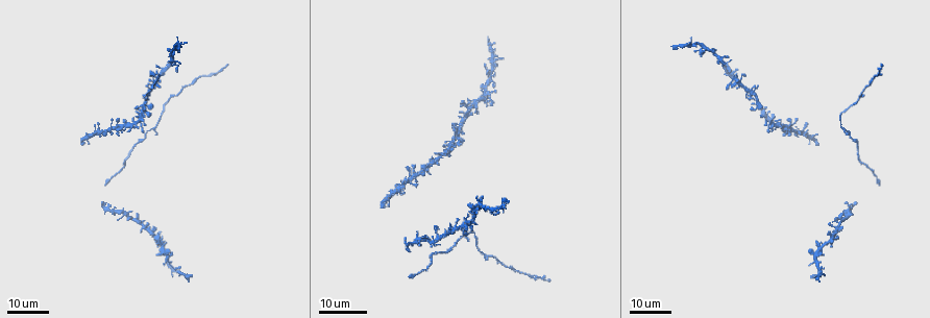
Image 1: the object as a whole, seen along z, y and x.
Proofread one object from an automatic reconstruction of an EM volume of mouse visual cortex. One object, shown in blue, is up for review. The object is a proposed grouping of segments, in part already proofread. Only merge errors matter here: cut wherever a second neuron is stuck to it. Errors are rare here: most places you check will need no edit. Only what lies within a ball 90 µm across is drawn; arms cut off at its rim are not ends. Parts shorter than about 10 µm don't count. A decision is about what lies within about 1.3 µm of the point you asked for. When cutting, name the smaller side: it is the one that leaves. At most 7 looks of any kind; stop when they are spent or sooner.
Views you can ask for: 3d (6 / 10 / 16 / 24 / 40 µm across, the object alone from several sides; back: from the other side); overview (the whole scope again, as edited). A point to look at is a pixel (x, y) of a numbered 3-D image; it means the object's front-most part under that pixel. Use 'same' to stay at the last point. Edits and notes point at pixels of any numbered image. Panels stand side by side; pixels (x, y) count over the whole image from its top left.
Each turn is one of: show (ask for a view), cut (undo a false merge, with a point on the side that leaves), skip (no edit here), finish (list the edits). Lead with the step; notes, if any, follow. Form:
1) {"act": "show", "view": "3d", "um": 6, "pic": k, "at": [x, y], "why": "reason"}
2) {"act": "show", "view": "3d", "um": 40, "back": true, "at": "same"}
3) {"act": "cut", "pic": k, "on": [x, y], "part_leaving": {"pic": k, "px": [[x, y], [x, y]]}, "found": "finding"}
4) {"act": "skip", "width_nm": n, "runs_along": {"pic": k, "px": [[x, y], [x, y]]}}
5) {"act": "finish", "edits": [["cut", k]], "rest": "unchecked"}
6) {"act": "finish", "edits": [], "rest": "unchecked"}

{"act": "show", "view": "3d", "um": 16, "pic": 1, "at": [462, 238], "why": "three arms meet"}

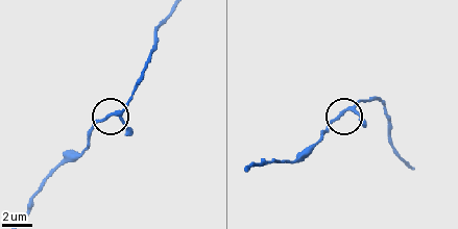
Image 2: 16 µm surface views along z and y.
{"act": "show", "view": "3d", "um": 6, "pic": 2, "at": [111, 115]}

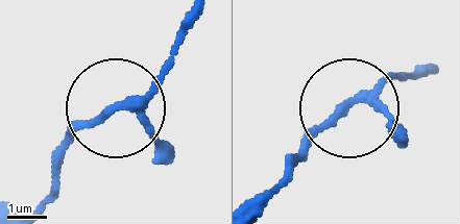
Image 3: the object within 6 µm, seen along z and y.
{"act": "skip", "side_arm_um": 22, "found": "continuous, no second neuron"}

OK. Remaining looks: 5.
{"act": "show", "view": "3d", "um": 16, "pic": 1, "at": [446, 251], "why": "calibre changes"}

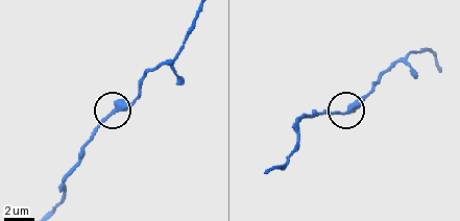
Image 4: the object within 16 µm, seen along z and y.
{"act": "show", "view": "3d", "um": 6, "pic": 4, "at": [338, 111], "why": "zoom in"}

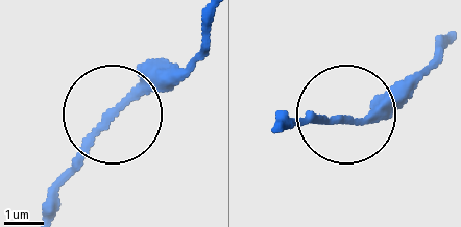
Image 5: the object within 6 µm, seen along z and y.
{"act": "show", "view": "3d", "um": 6, "back": true, "pic": 5, "at": [116, 112]}

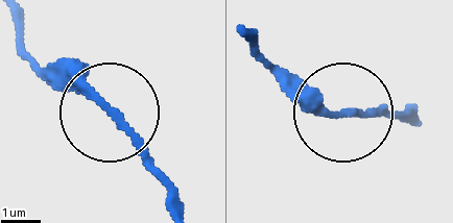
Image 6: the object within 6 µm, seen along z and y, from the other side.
{"act": "skip", "width_nm": 180, "found": "continuous, no second neuron"}

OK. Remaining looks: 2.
{"act": "show", "view": "3d", "um": 24, "pic": 1, "at": [798, 129], "why": "a fork"}

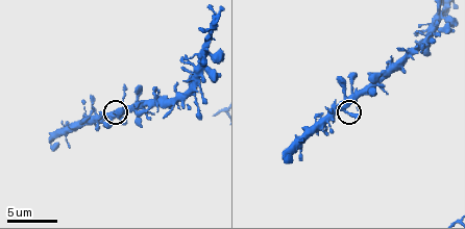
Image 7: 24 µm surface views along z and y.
{"act": "show", "view": "3d", "um": 6, "pic": 7, "at": [346, 108], "why": "zoom in"}

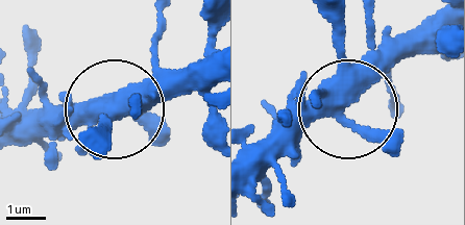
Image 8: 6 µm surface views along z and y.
{"act": "skip", "found": "continuous, no second neuron"}

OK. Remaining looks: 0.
{"act": "finish", "edits": [], "rest": "unchecked"}

